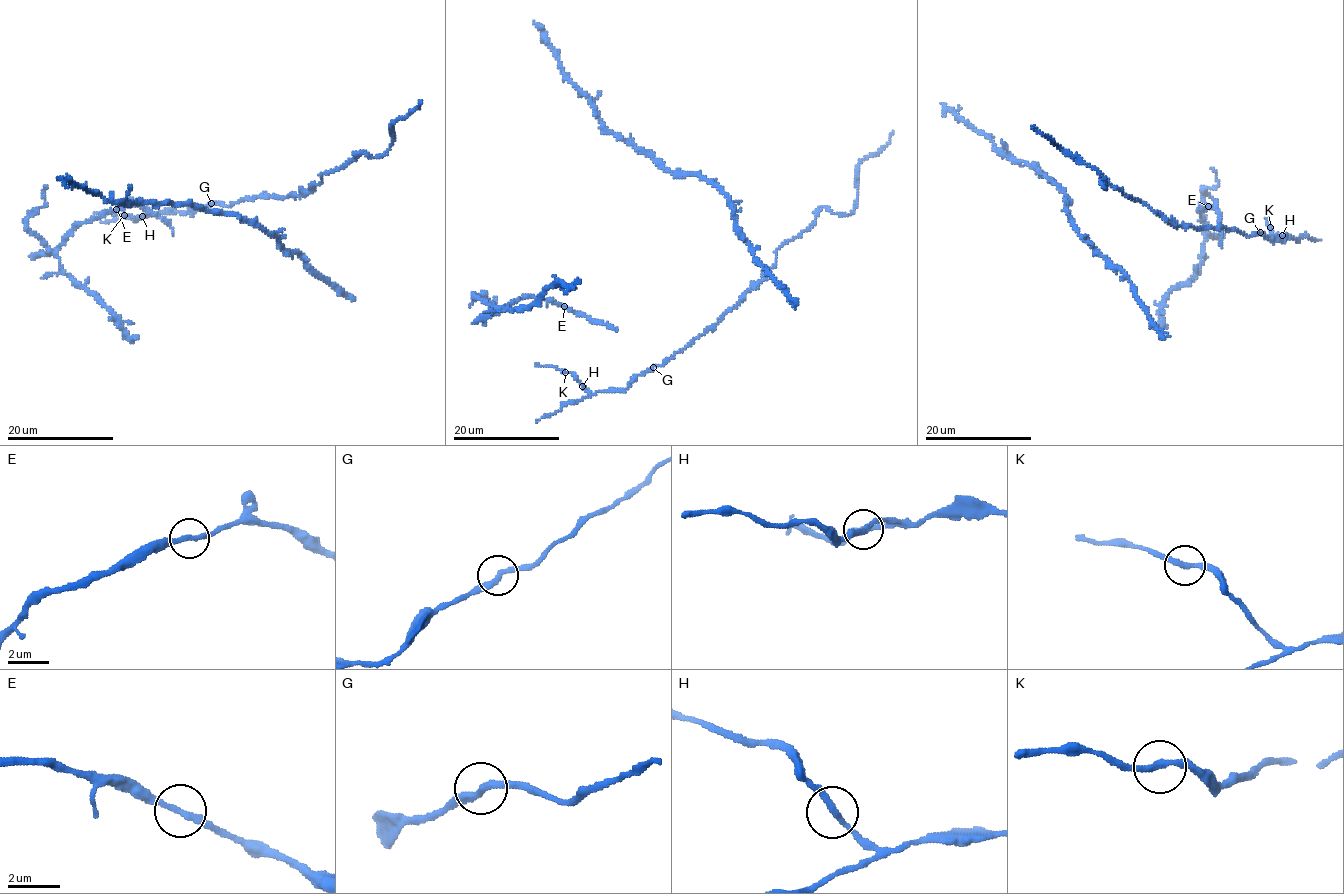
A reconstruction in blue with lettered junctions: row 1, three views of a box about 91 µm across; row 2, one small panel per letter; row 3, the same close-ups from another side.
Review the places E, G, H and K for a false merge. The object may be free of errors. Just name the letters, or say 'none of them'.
none of them

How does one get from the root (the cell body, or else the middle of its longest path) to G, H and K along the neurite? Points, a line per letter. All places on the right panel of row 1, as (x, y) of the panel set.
G: (1199, 230), (1223, 227), (1247, 236), (1260, 232)
H: (1199, 230), (1223, 227), (1247, 236), (1259, 232), (1281, 241), (1289, 236), (1282, 235)
K: (1199, 230), (1223, 227), (1247, 236), (1259, 232), (1281, 241), (1289, 237), (1275, 234), (1270, 227)

